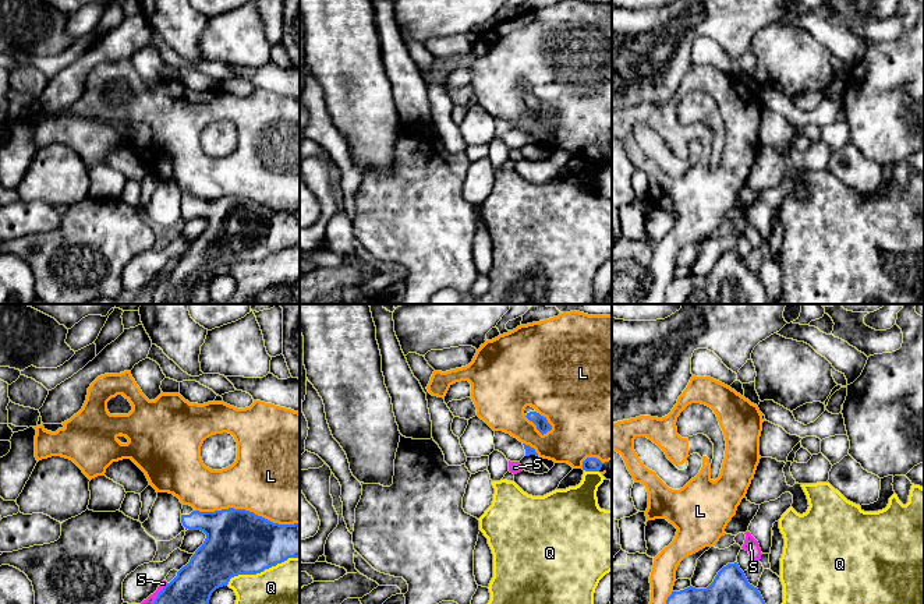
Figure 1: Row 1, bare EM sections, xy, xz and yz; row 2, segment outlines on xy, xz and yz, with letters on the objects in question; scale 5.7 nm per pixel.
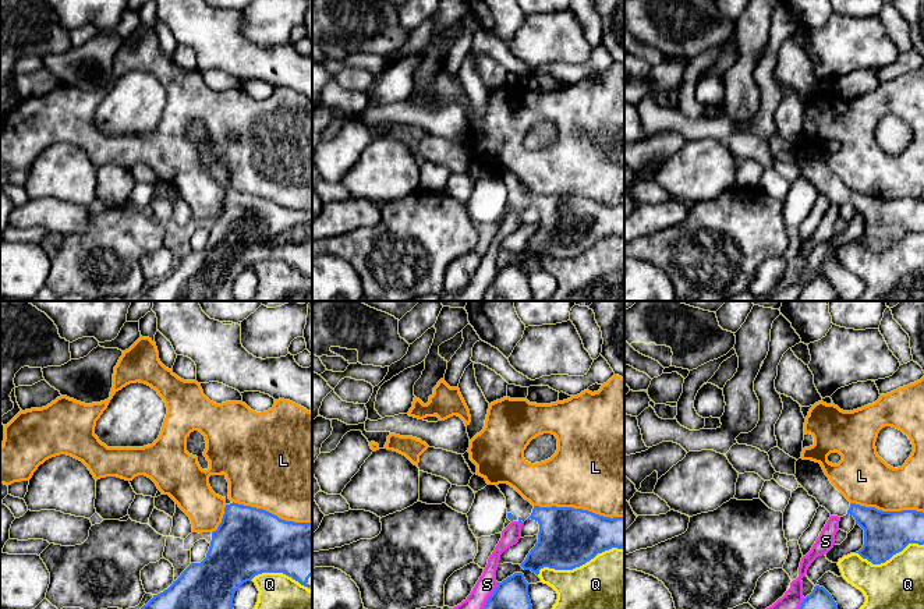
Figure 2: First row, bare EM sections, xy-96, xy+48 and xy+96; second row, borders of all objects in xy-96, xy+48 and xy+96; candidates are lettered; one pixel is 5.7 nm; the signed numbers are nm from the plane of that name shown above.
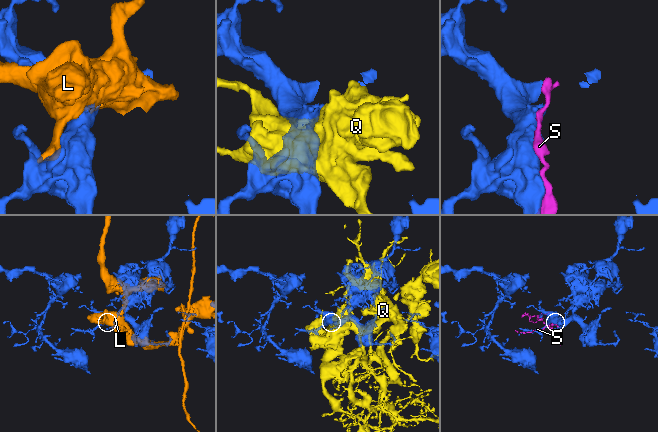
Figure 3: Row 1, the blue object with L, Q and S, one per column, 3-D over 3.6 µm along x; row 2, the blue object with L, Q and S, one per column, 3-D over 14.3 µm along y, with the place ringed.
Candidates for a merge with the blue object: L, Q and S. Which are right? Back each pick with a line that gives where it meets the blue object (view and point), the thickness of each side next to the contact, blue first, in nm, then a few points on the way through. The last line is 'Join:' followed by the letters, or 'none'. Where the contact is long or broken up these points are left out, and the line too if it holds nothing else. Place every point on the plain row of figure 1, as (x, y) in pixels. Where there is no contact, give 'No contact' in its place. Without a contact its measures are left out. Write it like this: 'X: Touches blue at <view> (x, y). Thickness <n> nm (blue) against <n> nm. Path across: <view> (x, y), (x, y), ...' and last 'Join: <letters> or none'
Join: none

